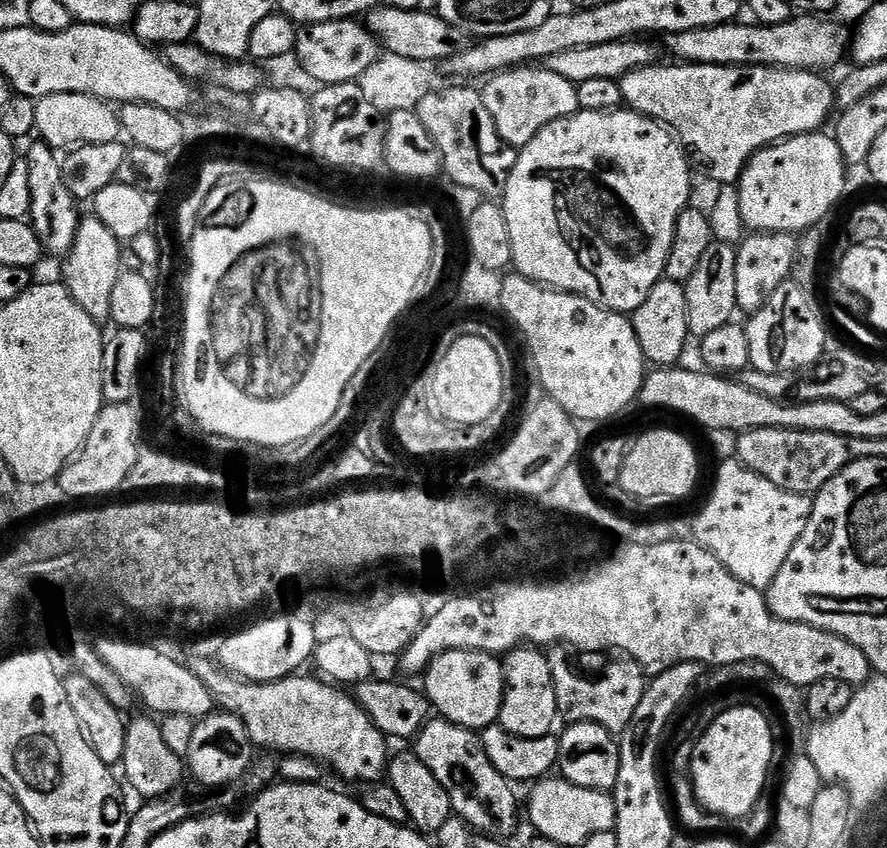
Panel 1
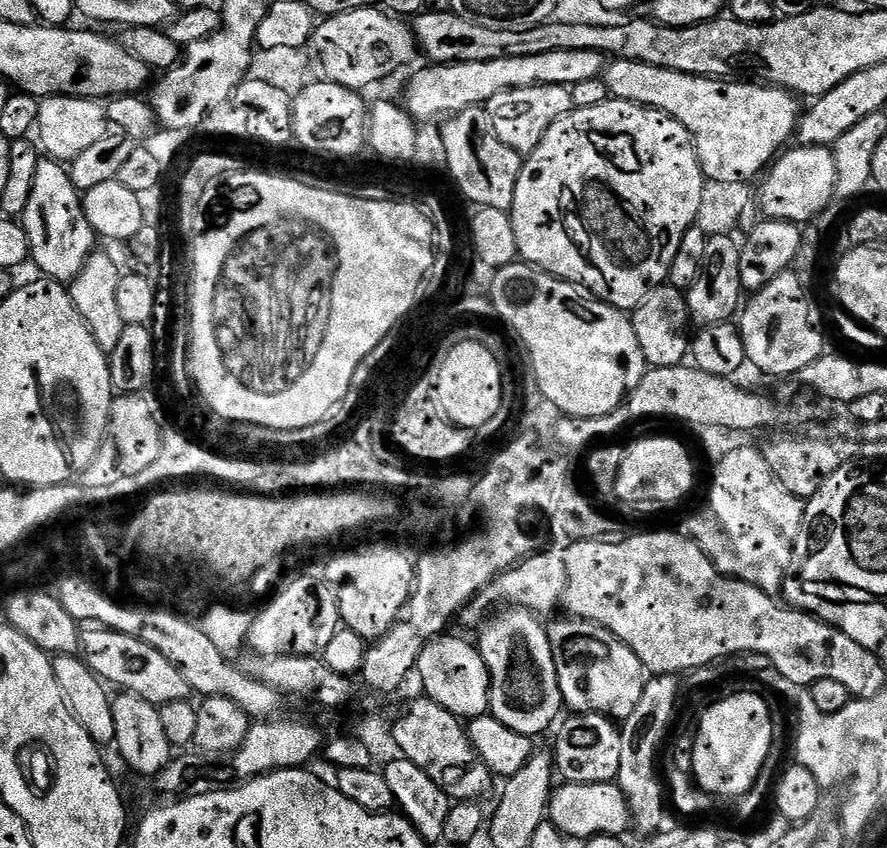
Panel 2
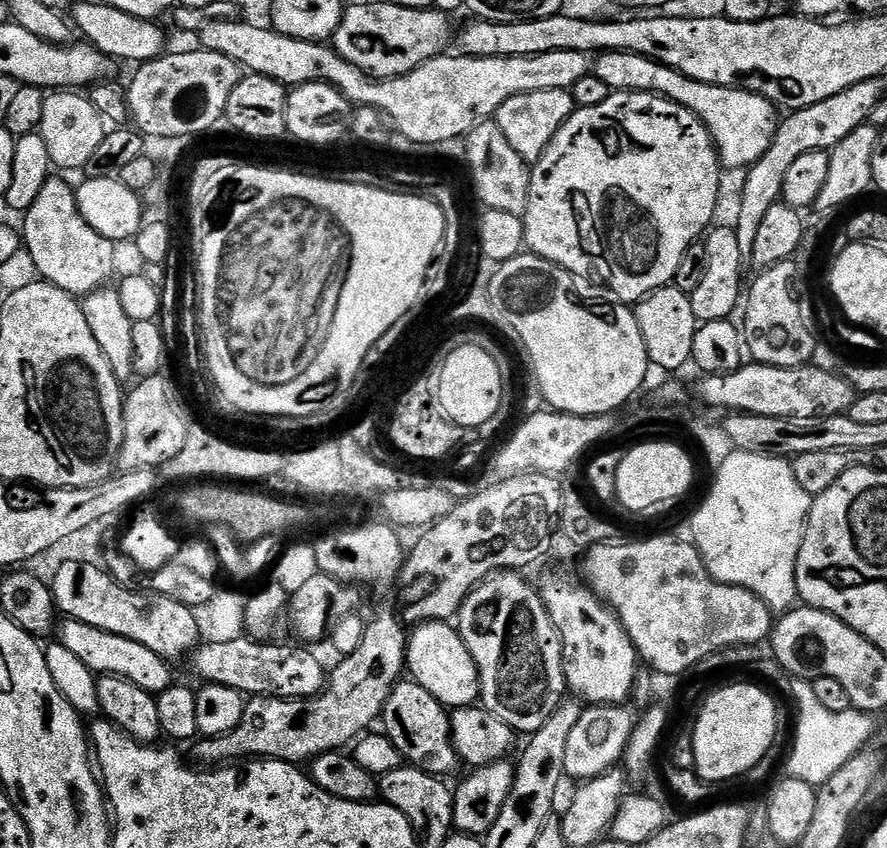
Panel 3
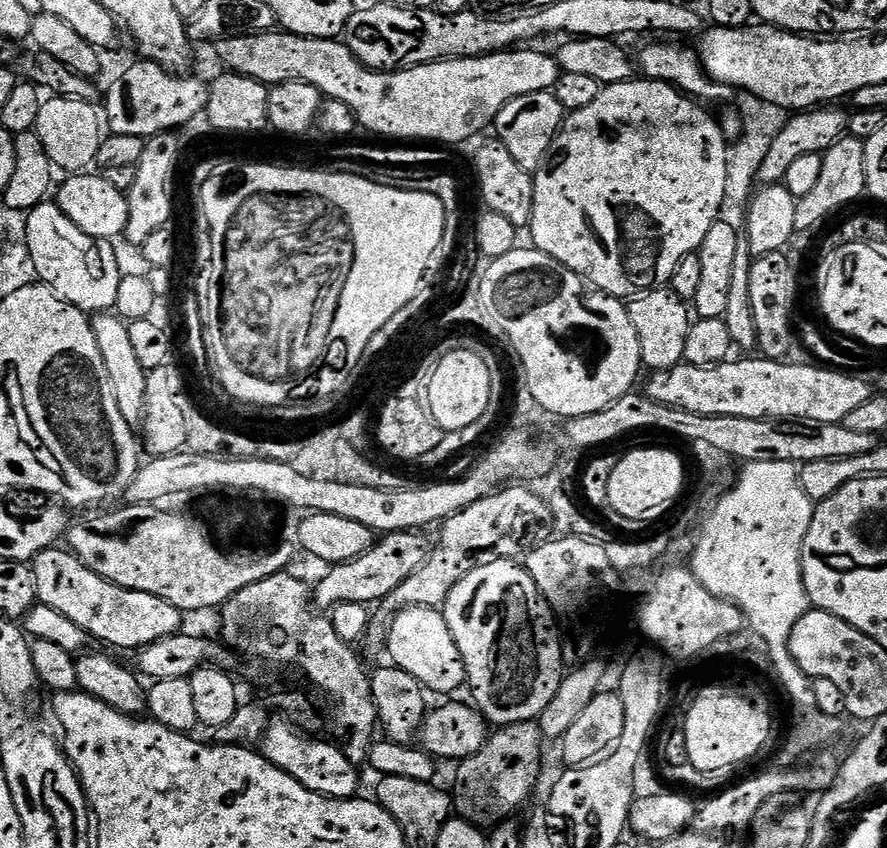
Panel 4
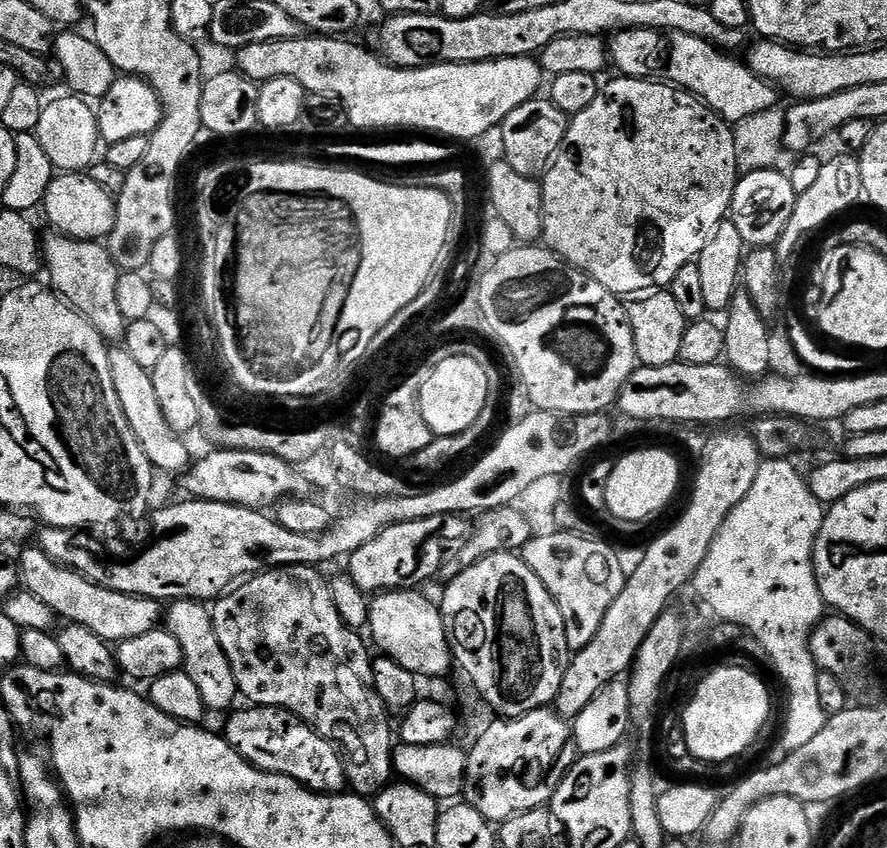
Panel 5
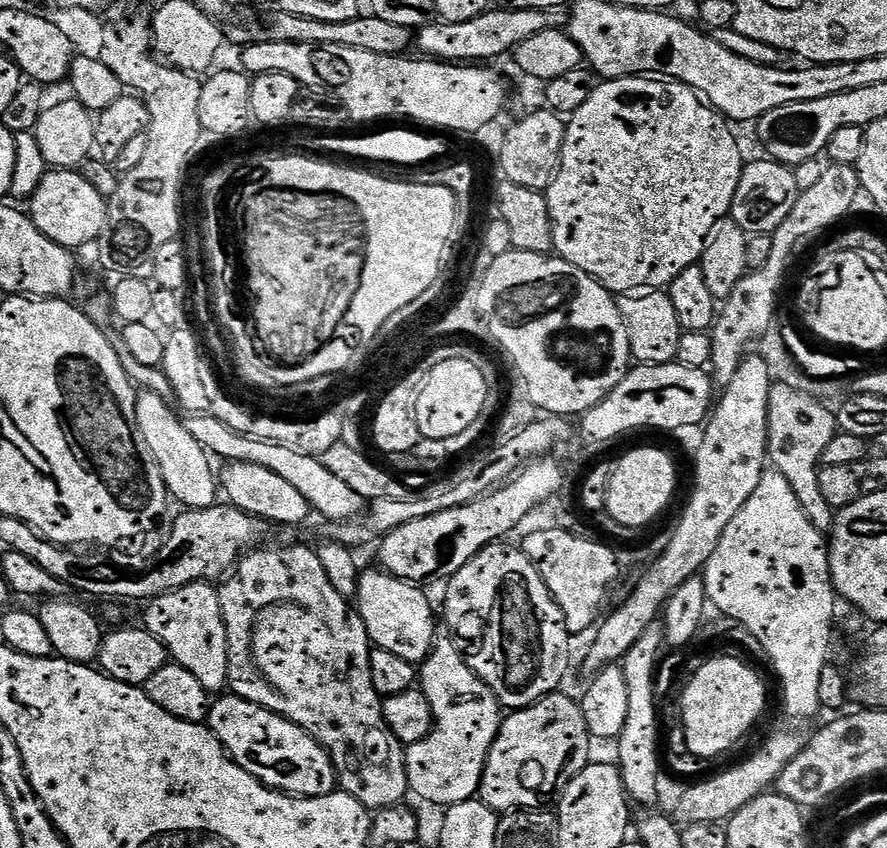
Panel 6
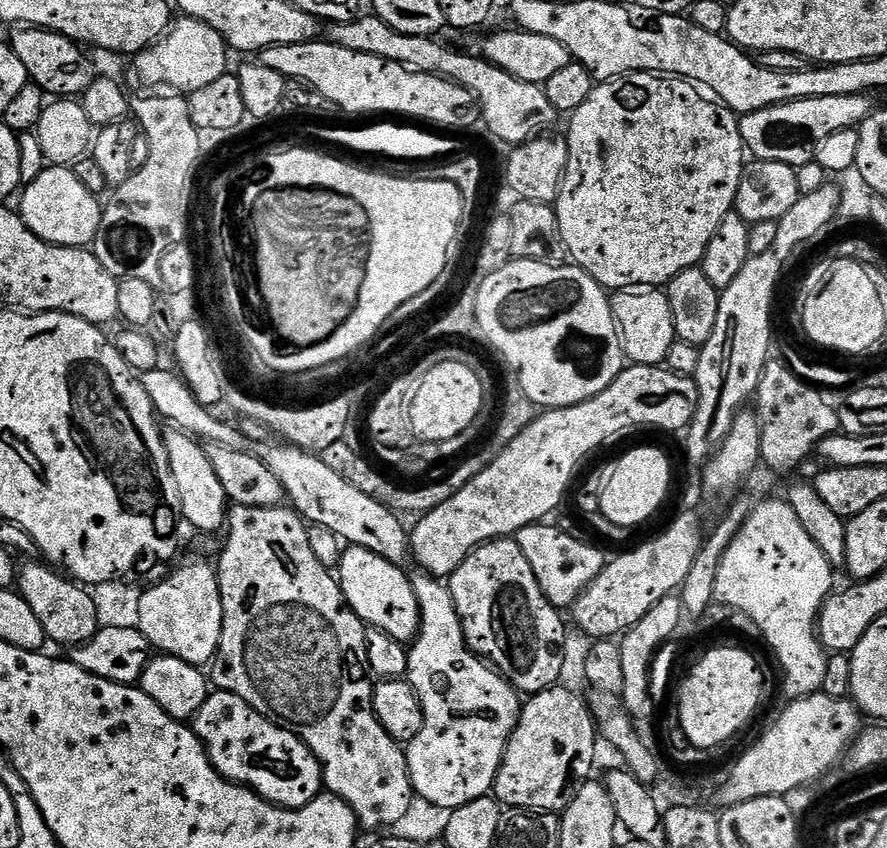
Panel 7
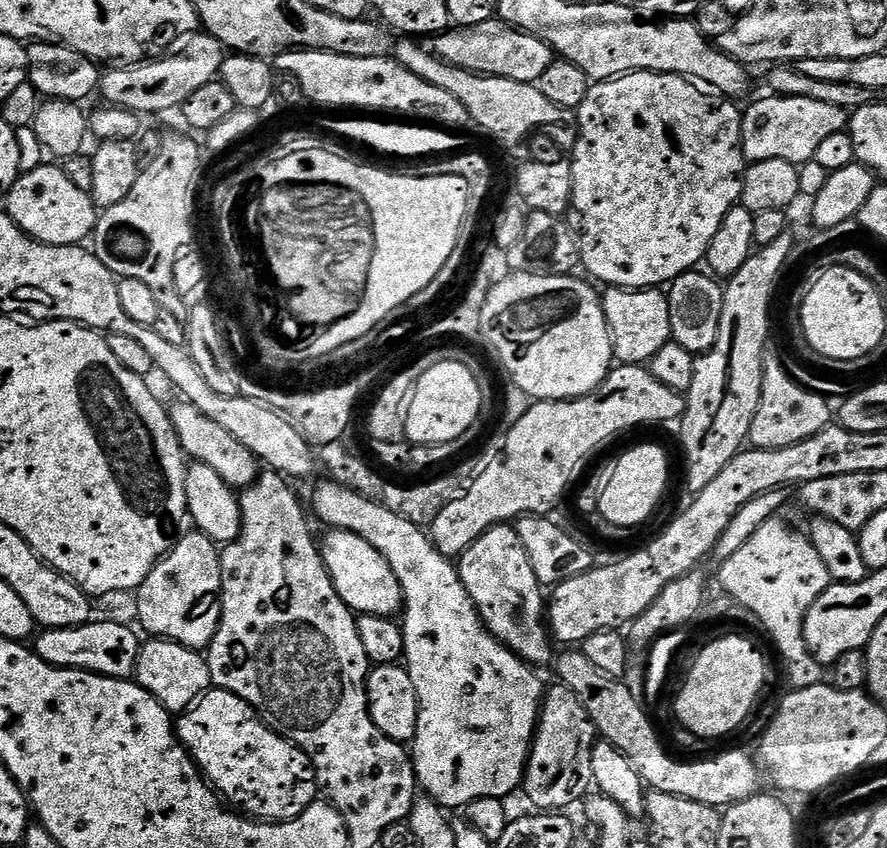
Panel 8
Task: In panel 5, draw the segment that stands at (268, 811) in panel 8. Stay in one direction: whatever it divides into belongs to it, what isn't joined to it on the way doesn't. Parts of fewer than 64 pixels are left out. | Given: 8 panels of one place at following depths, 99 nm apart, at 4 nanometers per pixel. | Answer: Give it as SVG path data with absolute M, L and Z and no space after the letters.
M244 706L241 712L235 712L227 717L228 725L222 729L222 735L231 748L242 754L242 758L263 772L282 774L313 792L340 794L345 791L344 760L336 745L319 736L294 713L285 708L259 706Z

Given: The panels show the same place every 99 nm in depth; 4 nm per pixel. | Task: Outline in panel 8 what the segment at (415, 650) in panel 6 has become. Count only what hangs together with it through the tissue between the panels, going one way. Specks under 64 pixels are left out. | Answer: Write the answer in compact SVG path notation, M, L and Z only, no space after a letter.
M339 530L327 534L329 536L325 538L324 544L322 540L319 545L320 554L324 557L324 565L328 567L342 602L356 614L395 617L404 607L404 591L400 588L394 570L390 570L390 562L386 562L386 558L382 558L382 554L378 554L370 542L358 538L358 534Z

